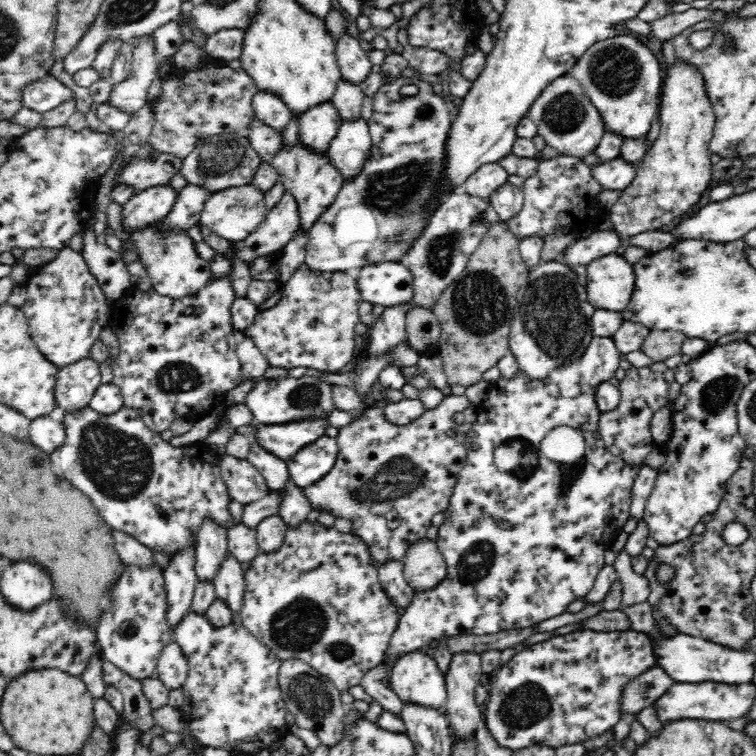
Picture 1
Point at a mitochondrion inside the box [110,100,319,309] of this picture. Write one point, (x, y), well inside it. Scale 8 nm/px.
(223, 157)

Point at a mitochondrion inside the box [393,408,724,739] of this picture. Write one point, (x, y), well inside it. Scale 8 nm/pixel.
(526, 705)

